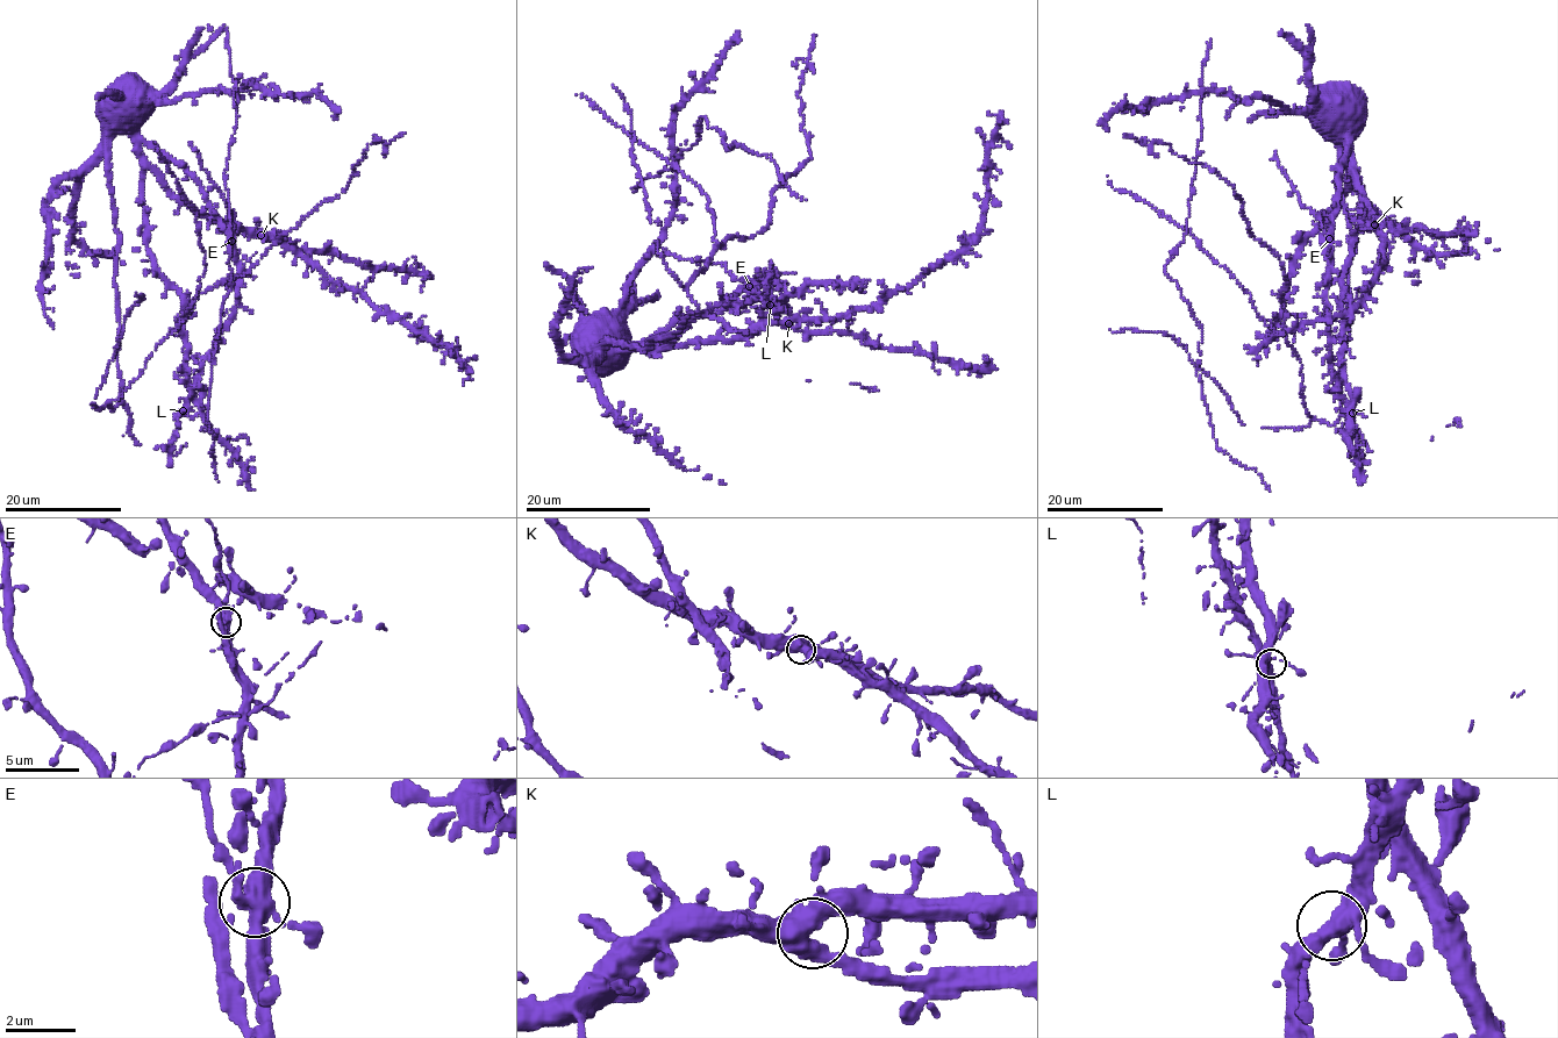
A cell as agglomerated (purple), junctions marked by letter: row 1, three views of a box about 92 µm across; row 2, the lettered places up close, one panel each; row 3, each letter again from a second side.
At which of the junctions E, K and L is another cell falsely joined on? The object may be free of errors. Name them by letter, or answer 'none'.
E

